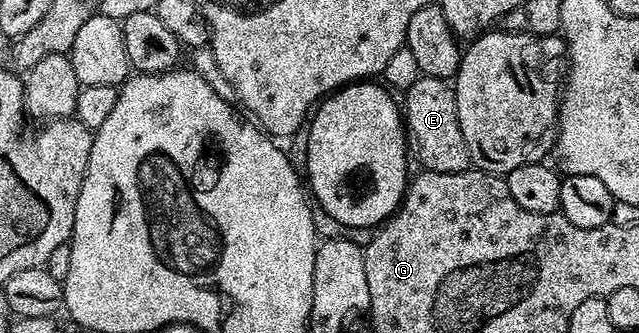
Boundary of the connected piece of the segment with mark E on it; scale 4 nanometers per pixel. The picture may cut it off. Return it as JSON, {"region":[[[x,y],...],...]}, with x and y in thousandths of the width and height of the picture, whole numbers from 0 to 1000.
{"region":[[[657,228],[646,261],[634,273],[628,336],[634,354],[637,432],[645,474],[657,483],[670,520],[714,520],[739,505],[734,441],[728,441],[728,405],[721,405],[721,369],[715,357],[712,270],[701,246],[682,231]]]}

